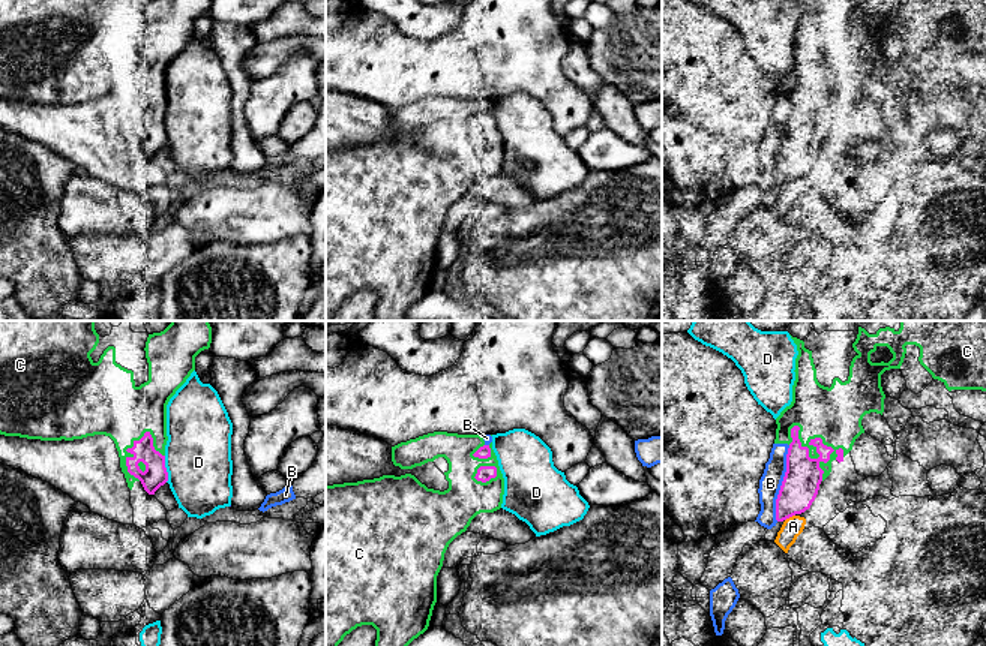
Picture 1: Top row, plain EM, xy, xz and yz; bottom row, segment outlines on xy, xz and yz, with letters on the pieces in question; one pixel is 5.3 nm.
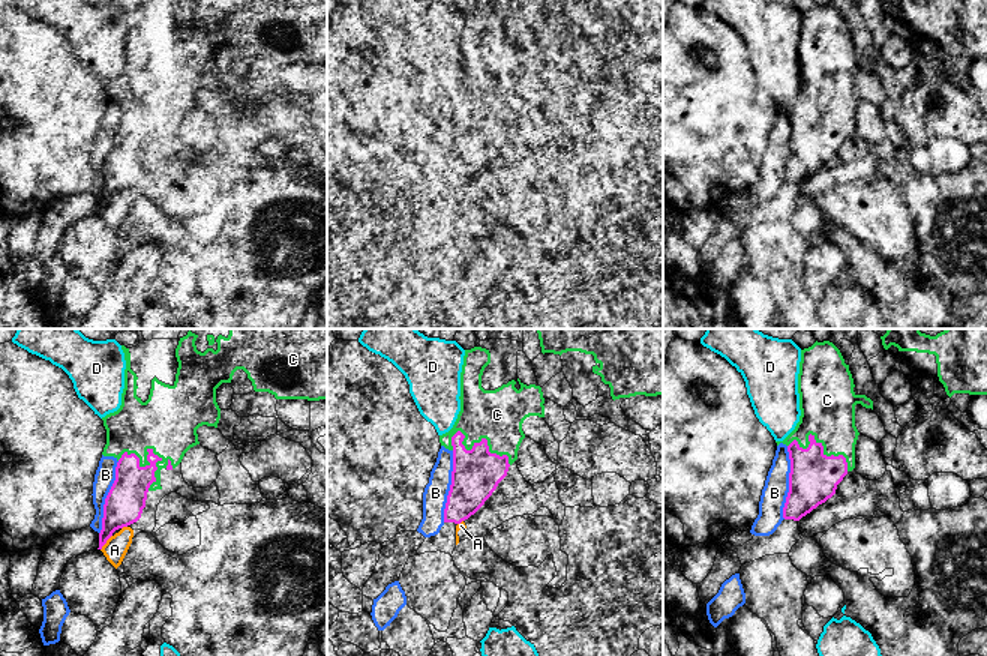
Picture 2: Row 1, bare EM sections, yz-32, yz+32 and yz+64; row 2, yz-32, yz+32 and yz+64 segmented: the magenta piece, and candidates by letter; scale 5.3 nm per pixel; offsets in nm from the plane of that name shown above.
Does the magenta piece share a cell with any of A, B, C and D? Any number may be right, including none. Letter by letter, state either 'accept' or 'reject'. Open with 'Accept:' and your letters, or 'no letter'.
Accept: C
A: reject
B: reject
C: accept
D: reject

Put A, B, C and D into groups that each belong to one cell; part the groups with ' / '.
A / B / C / D

